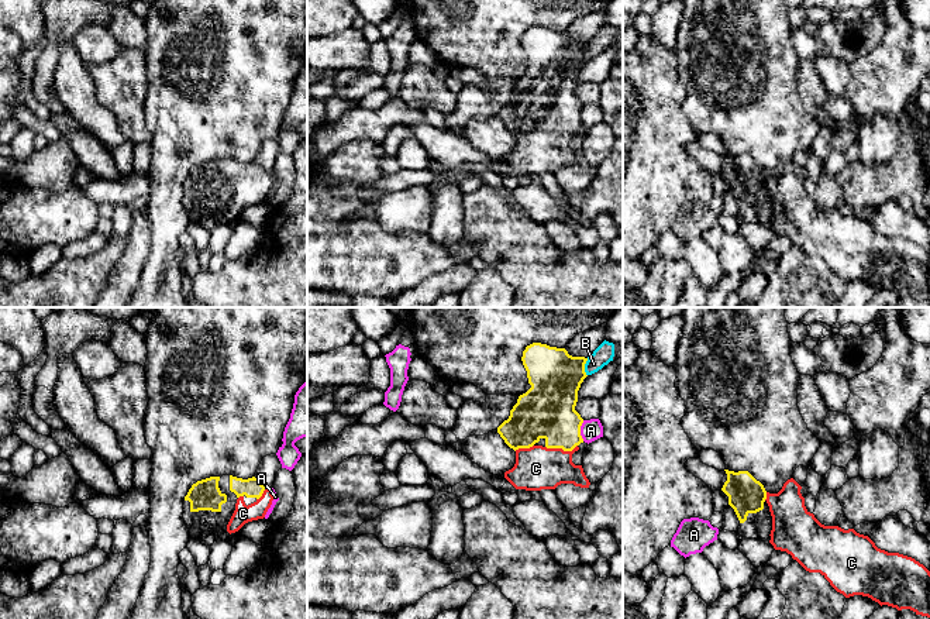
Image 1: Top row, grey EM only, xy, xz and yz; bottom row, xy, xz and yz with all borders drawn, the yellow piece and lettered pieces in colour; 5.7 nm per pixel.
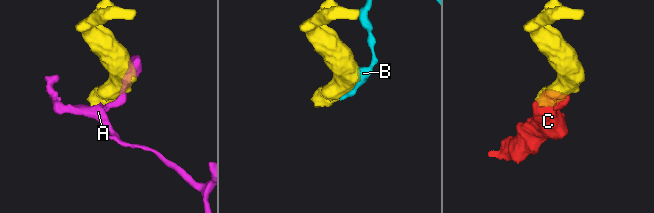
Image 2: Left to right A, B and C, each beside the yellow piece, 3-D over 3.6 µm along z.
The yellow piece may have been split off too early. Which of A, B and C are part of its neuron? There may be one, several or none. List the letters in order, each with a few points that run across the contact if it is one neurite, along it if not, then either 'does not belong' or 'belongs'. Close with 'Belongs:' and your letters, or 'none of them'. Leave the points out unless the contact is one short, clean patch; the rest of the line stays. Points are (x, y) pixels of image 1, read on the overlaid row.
A: line xz (584, 420), (581, 426), (582, 440); does not belong
B: does not belong
C: belongs
Belongs: C

